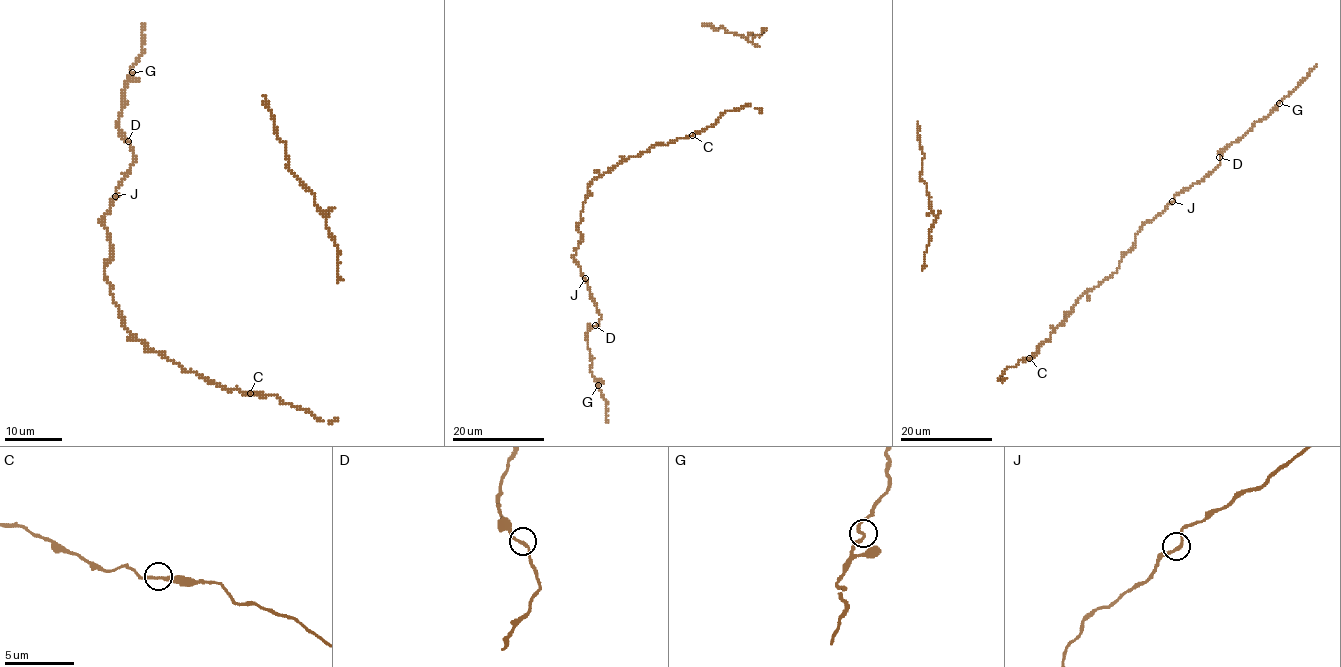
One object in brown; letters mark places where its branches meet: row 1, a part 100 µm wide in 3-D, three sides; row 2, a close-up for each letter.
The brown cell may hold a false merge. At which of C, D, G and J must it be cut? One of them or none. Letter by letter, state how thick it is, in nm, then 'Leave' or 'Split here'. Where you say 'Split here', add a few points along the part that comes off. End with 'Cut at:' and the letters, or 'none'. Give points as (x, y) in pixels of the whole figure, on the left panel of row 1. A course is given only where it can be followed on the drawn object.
C: Thickness 220 nm. Leave
D: Thickness 200 nm. Leave
G: Thickness 200 nm. Leave
J: Thickness 200 nm. Leave
Cut at: none

